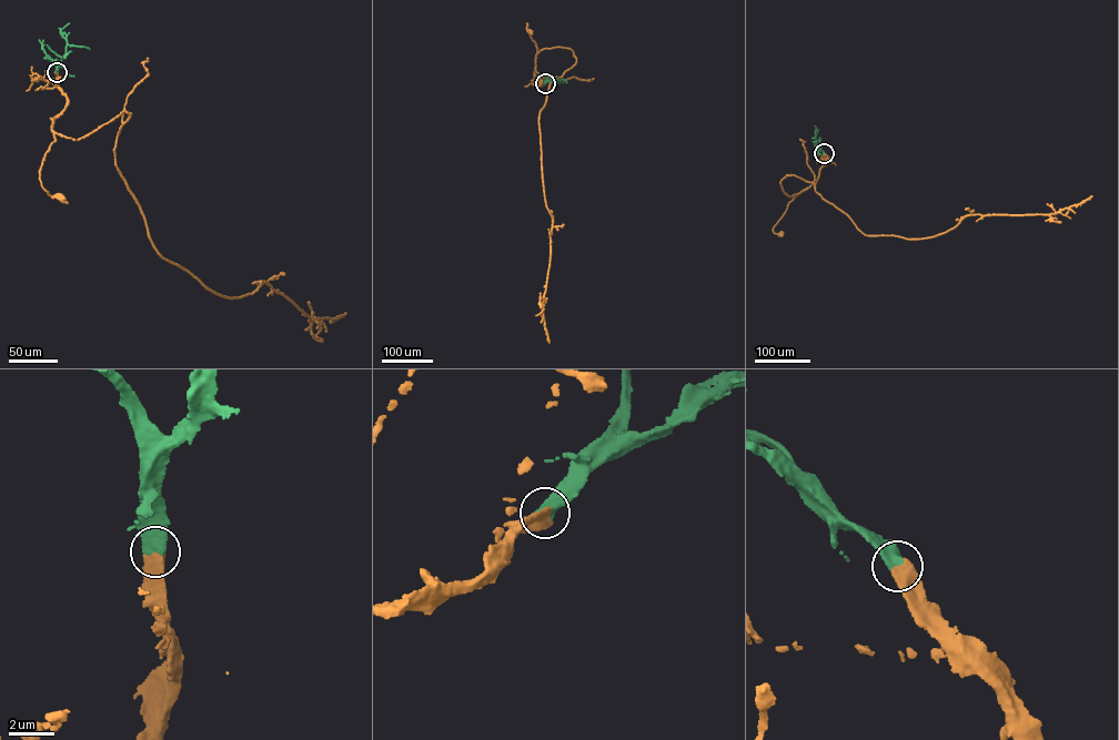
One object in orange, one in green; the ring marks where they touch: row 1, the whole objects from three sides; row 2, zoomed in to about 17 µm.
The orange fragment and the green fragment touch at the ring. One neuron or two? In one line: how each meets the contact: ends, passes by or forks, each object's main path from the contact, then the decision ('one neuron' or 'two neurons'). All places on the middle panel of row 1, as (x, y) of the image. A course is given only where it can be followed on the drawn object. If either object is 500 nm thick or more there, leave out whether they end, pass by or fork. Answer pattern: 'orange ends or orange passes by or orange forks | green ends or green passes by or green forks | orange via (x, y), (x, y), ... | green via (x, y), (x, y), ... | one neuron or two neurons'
orange via (545, 83), (541, 85), (544, 78), (535, 70), (537, 48), (531, 32) | green via (545, 83), (552, 80), (563, 82) | one neuron

